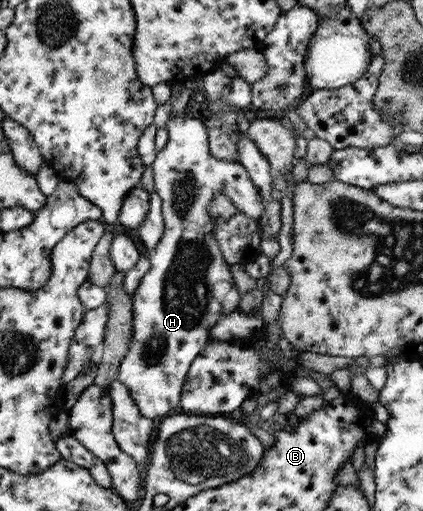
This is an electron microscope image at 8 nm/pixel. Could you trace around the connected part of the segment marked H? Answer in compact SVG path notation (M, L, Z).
M184 114L169 119L165 124L168 130L167 144L162 151L158 151L151 165L154 193L162 204L164 233L155 250L149 254L149 270L132 296L132 337L118 374L118 379L128 386L136 404L140 405L141 412L150 419L164 418L171 414L171 410L180 406L180 396L183 394L184 383L187 382L192 363L206 344L217 341L210 335L210 330L217 326L225 315L240 306L239 294L233 286L229 264L221 258L221 252L217 248L203 248L203 234L213 230L209 204L215 200L215 196L223 194L235 204L239 212L253 220L259 221L265 211L259 189L253 185L247 169L240 162L223 160L211 151L207 123L205 118L191 119Z

